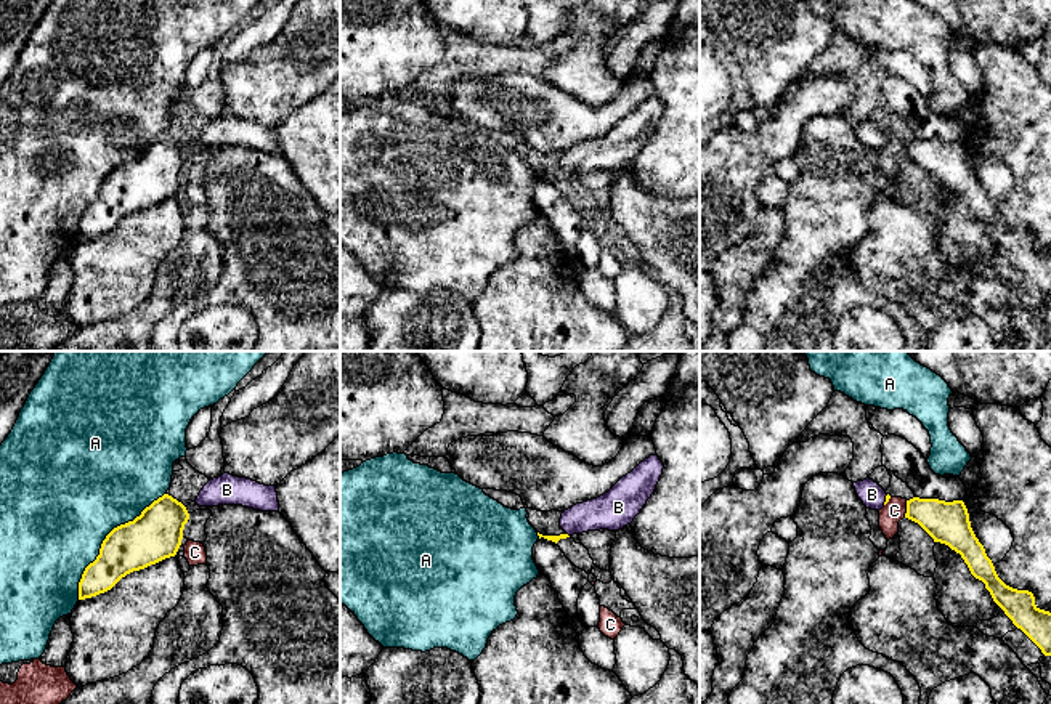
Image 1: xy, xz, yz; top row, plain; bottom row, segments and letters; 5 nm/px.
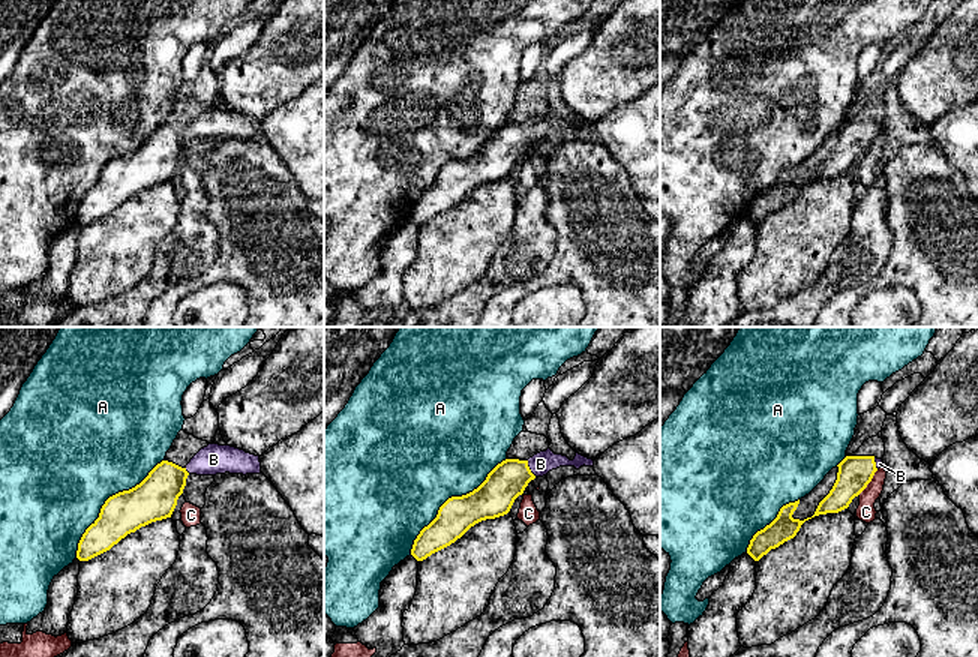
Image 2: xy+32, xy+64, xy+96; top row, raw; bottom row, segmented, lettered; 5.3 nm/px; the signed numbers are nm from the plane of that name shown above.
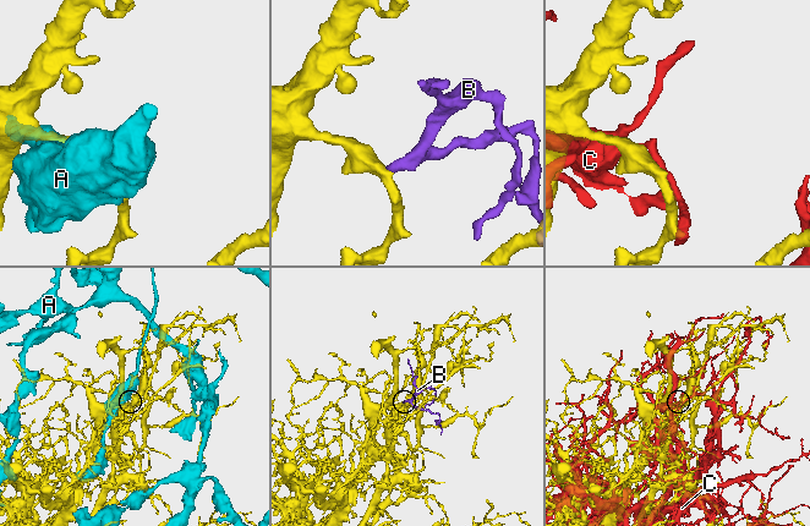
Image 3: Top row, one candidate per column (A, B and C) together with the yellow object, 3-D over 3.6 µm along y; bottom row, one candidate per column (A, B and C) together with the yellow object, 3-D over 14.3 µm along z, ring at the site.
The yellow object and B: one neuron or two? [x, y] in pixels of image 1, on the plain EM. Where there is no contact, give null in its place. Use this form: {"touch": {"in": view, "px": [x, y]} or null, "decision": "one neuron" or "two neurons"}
{"touch": {"in": "yz", "px": [886, 140]}, "decision": "one neuron"}

